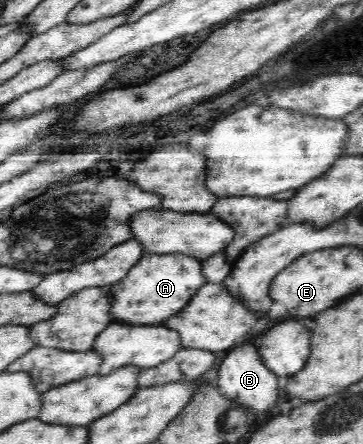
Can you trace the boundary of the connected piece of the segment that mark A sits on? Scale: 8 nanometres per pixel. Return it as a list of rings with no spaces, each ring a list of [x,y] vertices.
[[[145,252],[131,267],[130,273],[108,289],[108,293],[112,295],[108,312],[115,323],[162,325],[167,317],[177,314],[206,282],[200,260],[182,253],[175,255]]]

